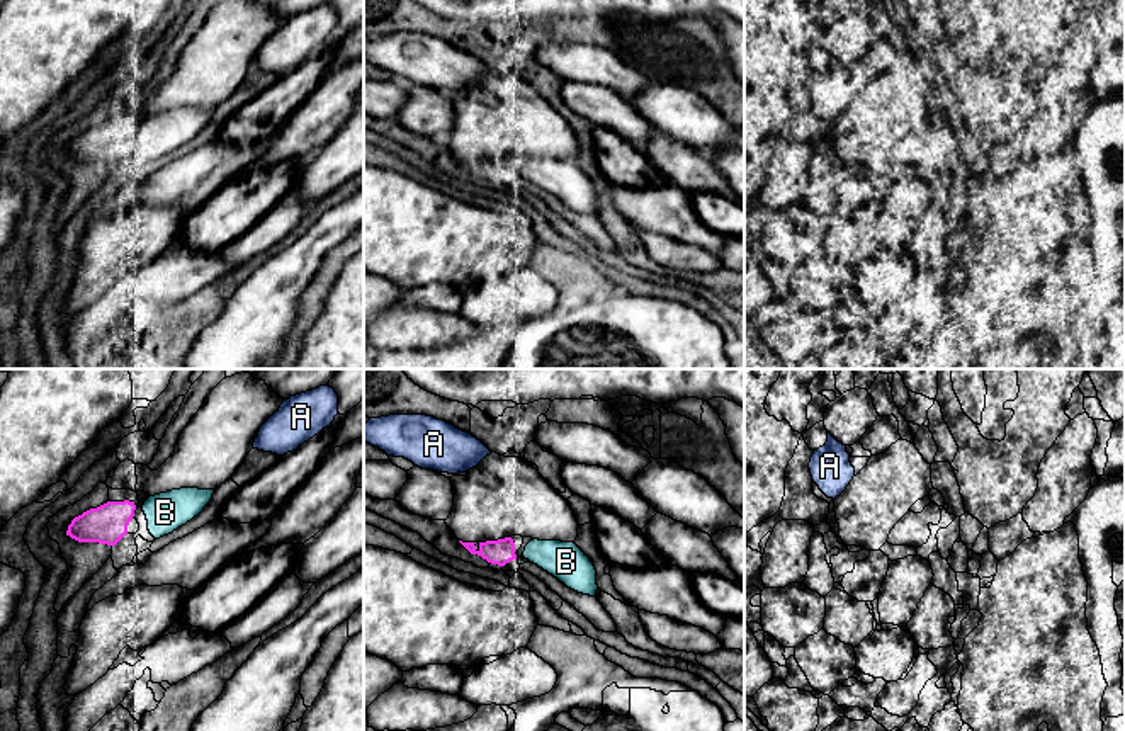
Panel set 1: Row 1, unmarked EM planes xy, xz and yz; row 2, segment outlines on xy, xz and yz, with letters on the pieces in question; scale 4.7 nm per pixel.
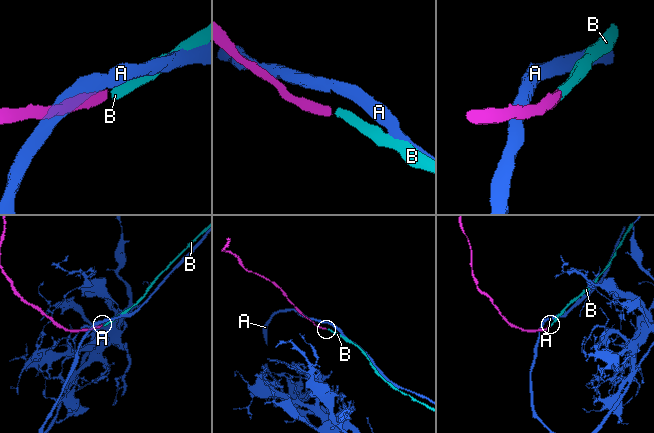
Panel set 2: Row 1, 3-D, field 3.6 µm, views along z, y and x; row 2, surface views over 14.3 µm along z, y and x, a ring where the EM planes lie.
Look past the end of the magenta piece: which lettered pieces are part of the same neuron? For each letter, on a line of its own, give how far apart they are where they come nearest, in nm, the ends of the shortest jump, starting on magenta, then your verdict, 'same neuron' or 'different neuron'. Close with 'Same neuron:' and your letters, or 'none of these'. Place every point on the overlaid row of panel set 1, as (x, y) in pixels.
A: gap 320 nm; span xz (459, 541), (456, 473); different neuron
B: gap 40 nm; span xy (135, 505), (143, 505); same neuron
Same neuron: B

